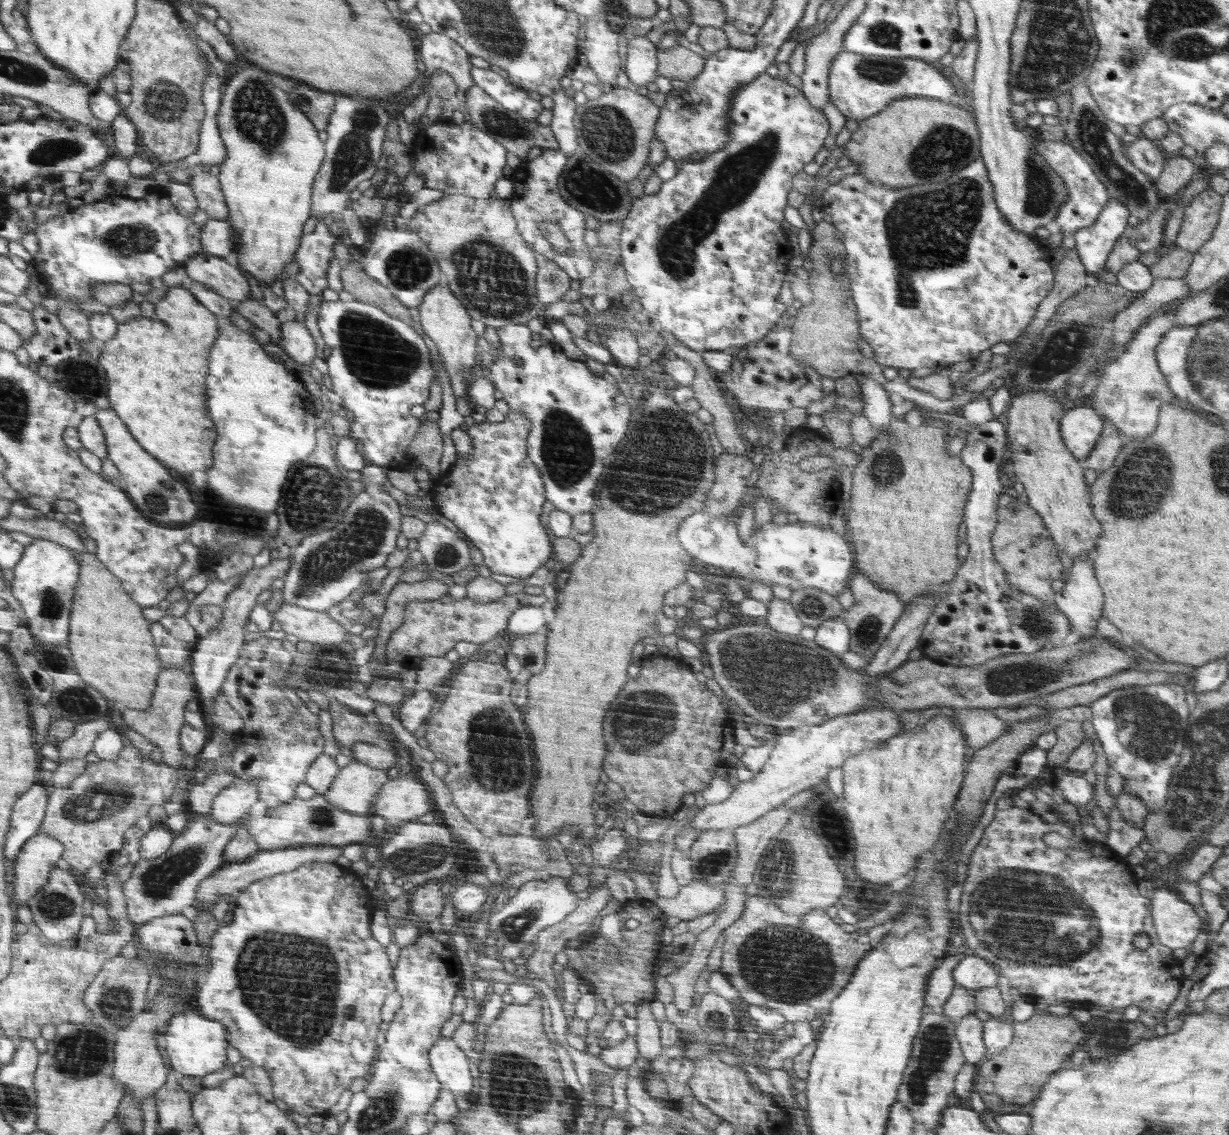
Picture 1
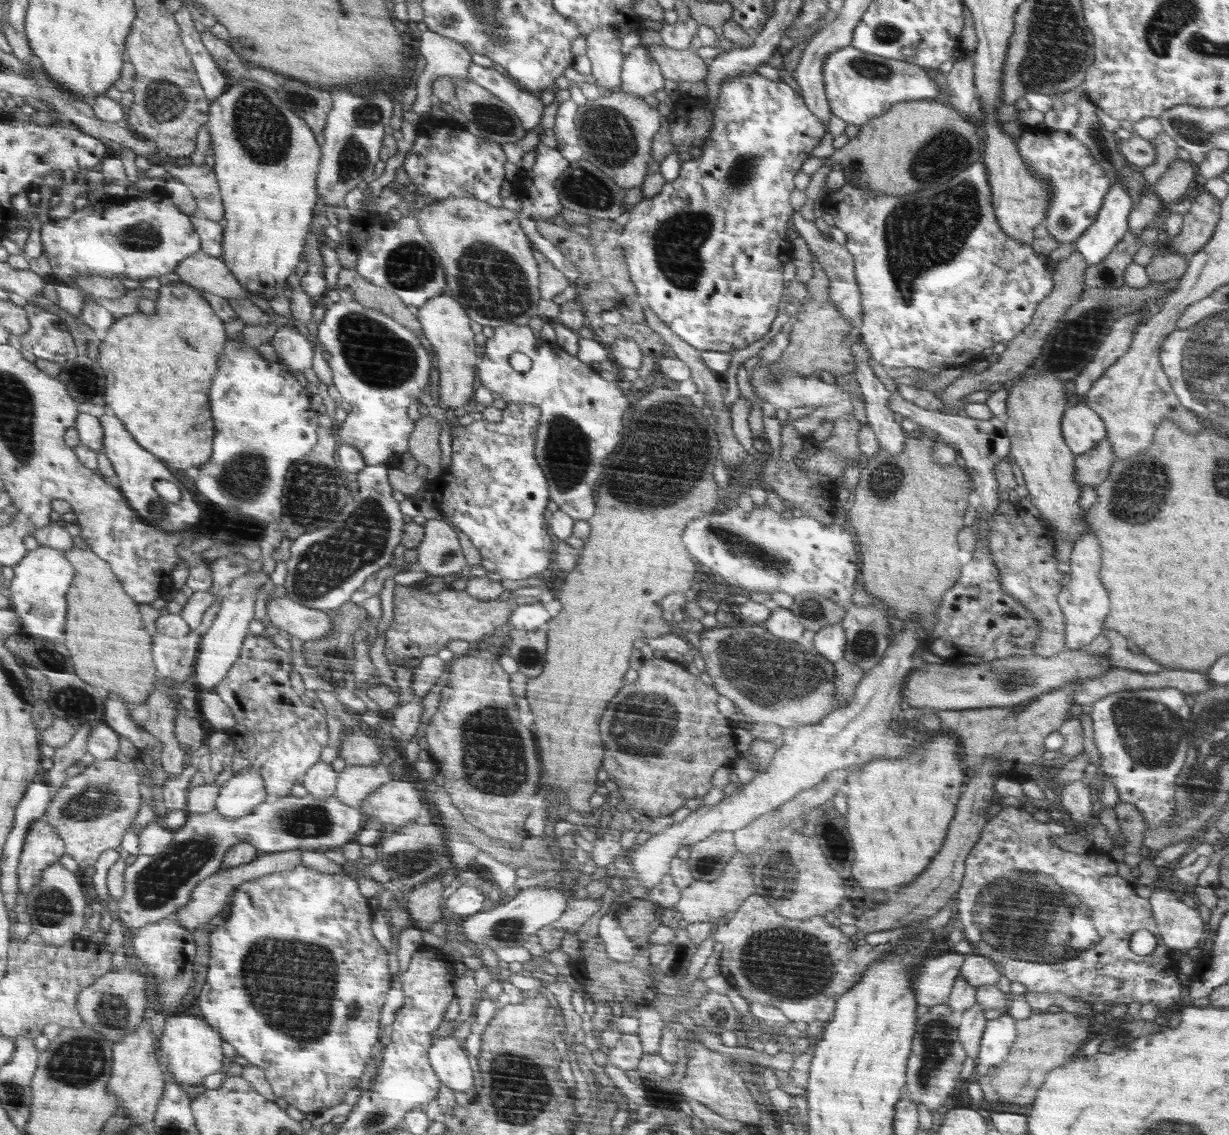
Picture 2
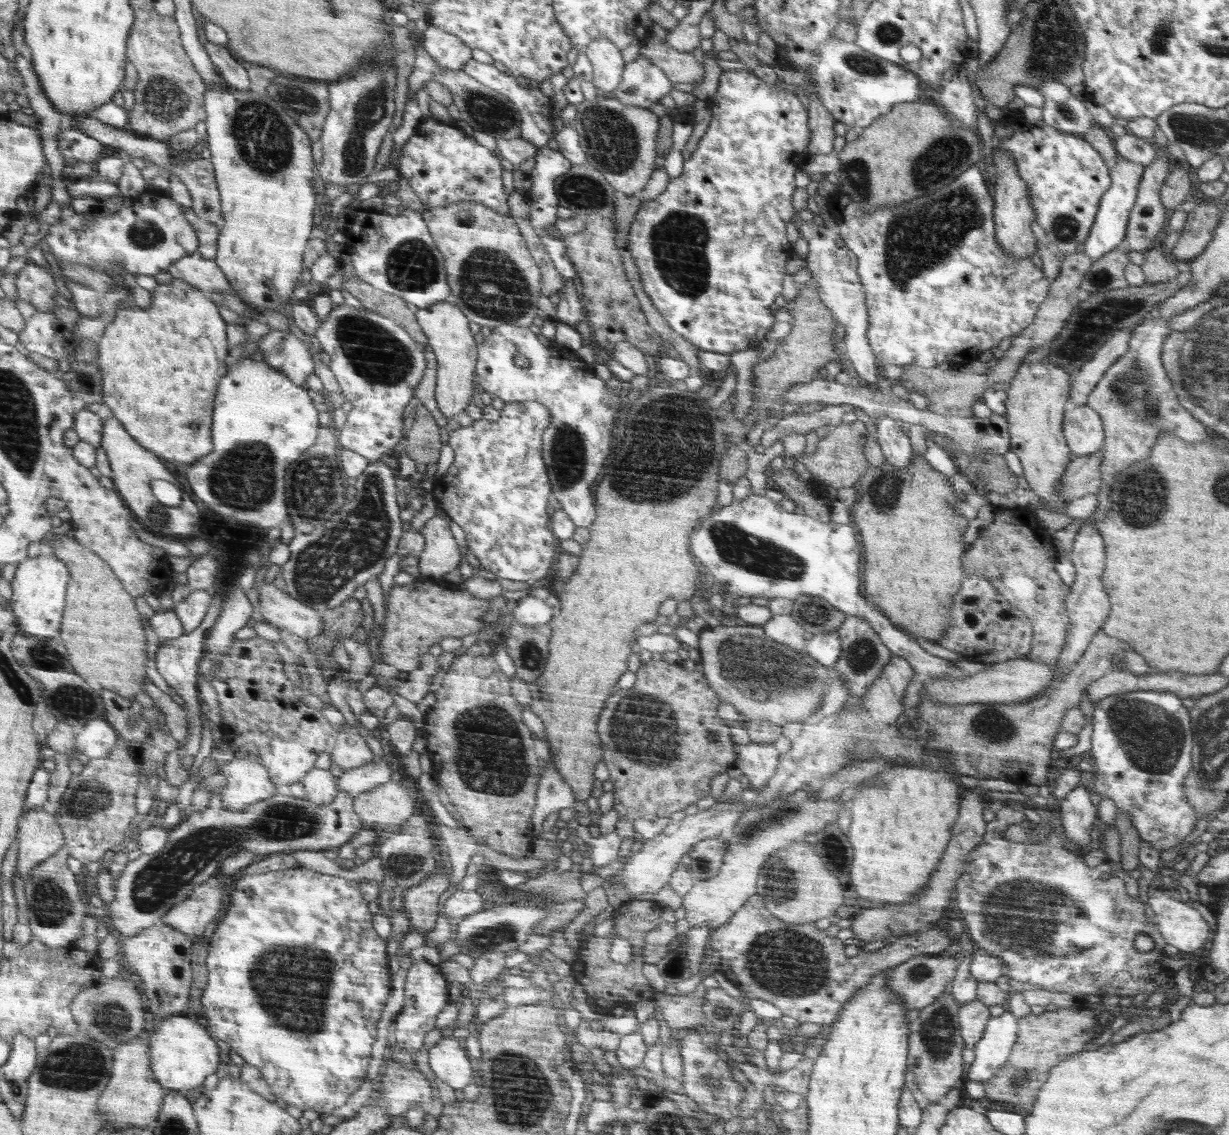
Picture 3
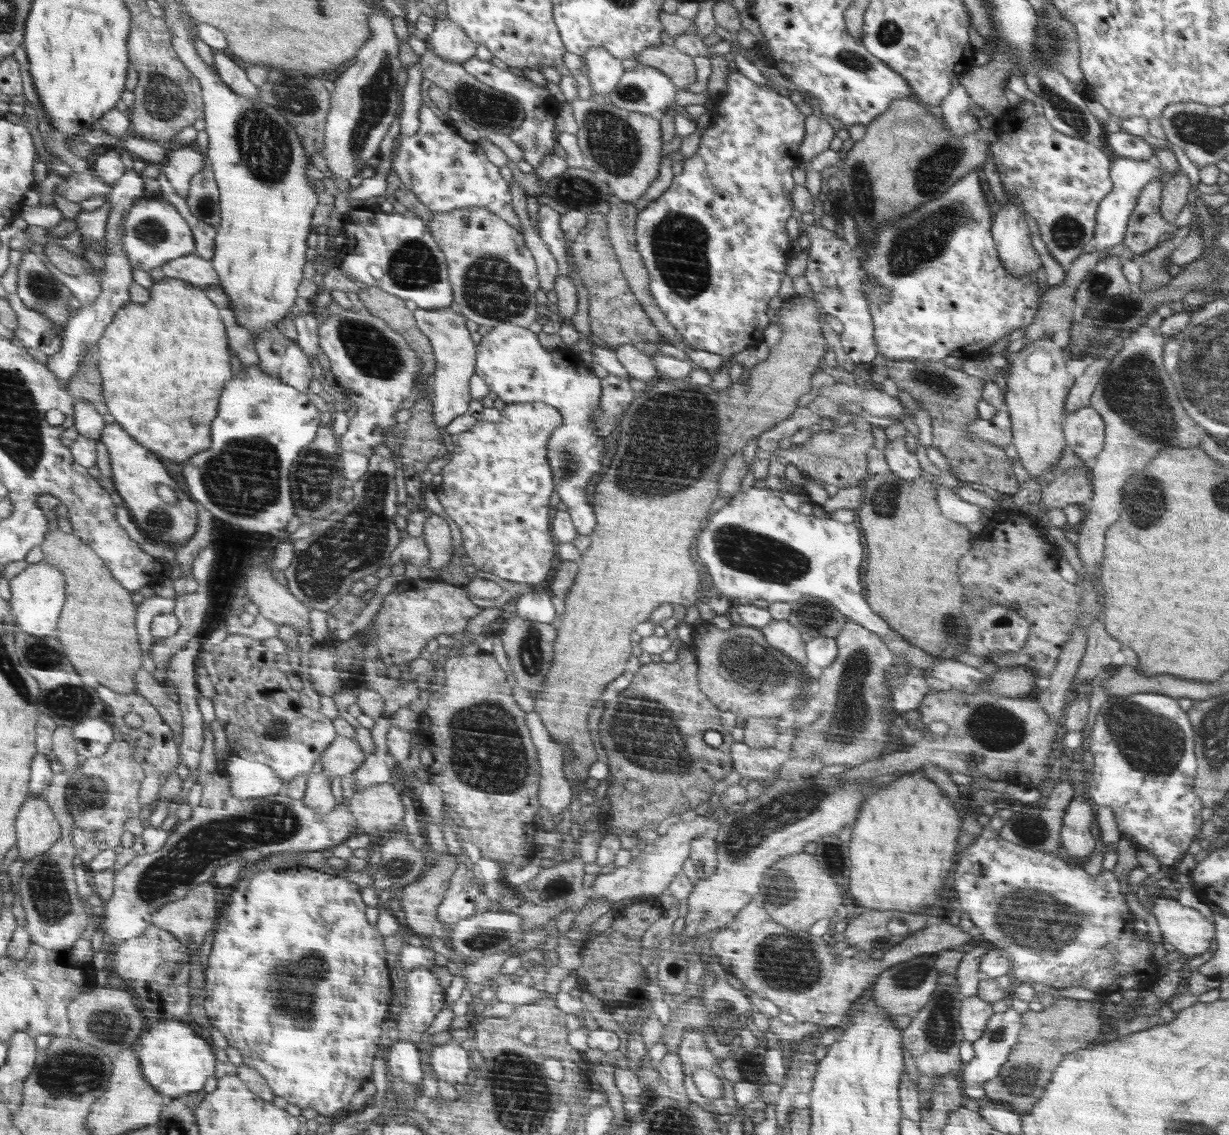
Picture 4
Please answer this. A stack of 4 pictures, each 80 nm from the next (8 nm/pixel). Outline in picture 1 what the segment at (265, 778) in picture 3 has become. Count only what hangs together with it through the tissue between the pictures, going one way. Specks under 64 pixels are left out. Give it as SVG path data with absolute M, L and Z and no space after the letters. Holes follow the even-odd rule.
M236 778L214 797L209 814L222 824L236 823L249 814L252 806L259 802L258 797L259 790L254 781Z

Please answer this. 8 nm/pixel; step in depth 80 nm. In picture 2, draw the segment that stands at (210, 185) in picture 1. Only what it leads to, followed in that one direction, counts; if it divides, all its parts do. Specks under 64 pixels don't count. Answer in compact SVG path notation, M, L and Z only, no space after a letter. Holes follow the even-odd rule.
M175 160L167 166L170 175L186 184L196 199L197 210L201 216L214 222L223 222L225 218L224 202L221 200L220 186L216 172L206 163L197 166L194 163L176 165Z

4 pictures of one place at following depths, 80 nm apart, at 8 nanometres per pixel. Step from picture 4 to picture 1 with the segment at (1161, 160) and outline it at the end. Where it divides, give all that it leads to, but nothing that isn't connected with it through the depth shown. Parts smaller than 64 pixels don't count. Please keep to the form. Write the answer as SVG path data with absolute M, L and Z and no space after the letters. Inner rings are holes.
M1109 199L1092 226L1082 228L1070 236L1069 243L1077 250L1088 278L1095 278L1096 273L1104 271L1109 252L1129 225L1127 220L1130 216L1128 207L1120 199Z

